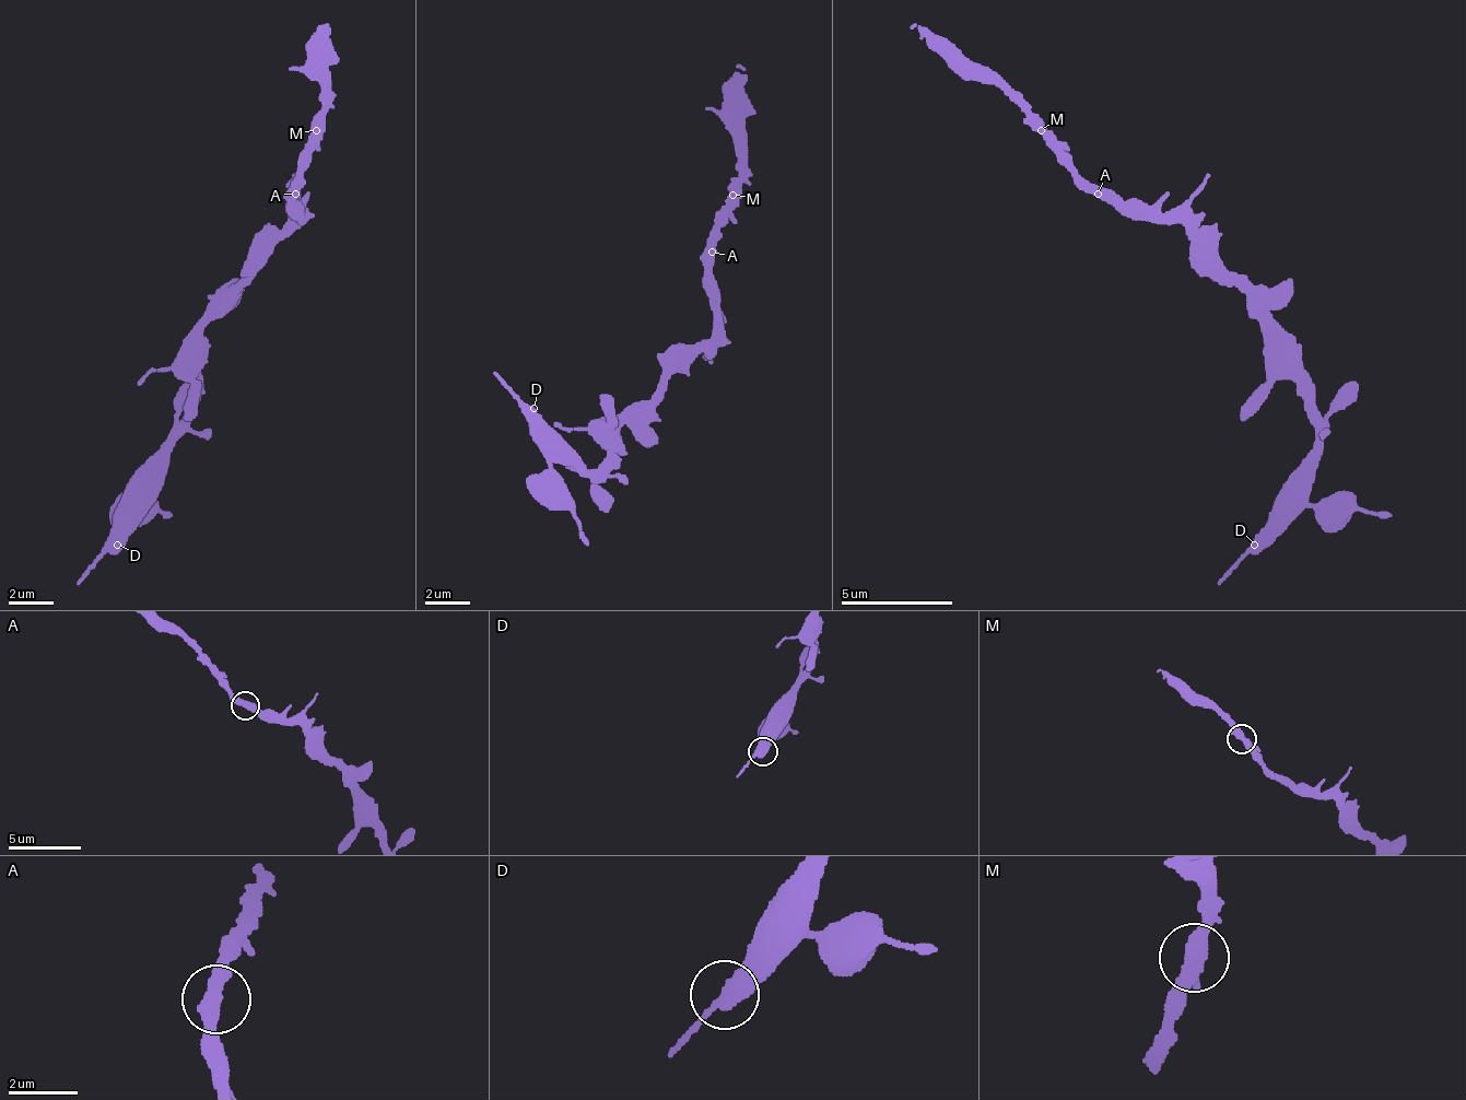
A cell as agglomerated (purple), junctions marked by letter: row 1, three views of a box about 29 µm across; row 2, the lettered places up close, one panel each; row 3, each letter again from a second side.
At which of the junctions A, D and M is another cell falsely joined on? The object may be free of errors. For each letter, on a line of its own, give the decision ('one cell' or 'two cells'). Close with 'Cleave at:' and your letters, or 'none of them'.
A: one cell
D: one cell
M: one cell
Cleave at: none of them

